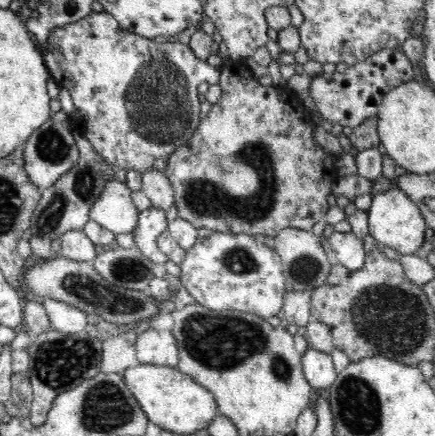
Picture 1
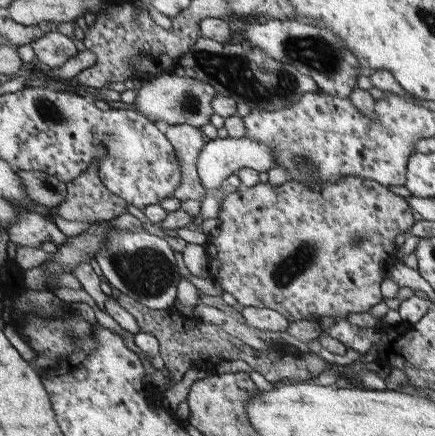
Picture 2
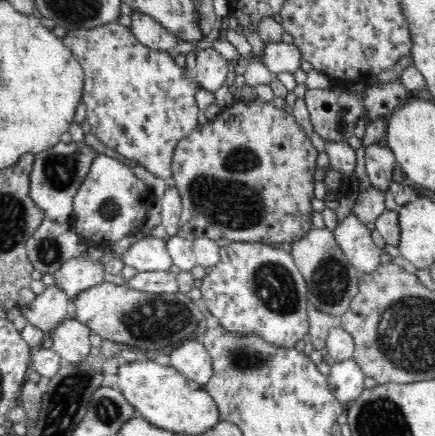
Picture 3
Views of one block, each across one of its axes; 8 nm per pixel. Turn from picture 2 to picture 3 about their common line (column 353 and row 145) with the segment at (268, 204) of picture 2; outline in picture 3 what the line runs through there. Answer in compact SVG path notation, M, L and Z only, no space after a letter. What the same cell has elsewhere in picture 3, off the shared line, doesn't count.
M256 100L254 104L240 104L236 102L234 106L230 104L224 112L220 112L216 122L208 122L206 126L200 126L186 136L184 140L180 140L180 144L176 146L174 158L172 158L172 176L176 180L176 188L180 190L182 196L182 216L180 216L180 230L178 234L186 240L196 240L196 238L212 238L216 242L220 242L222 238L228 238L232 242L246 242L246 244L278 244L282 246L282 242L290 242L294 244L296 240L304 238L314 226L312 226L312 206L310 202L314 200L314 172L316 172L316 158L318 152L312 146L310 138L306 136L306 132L300 128L300 124L296 122L294 116L290 116L288 112L276 108L272 102L264 102L264 100Z

